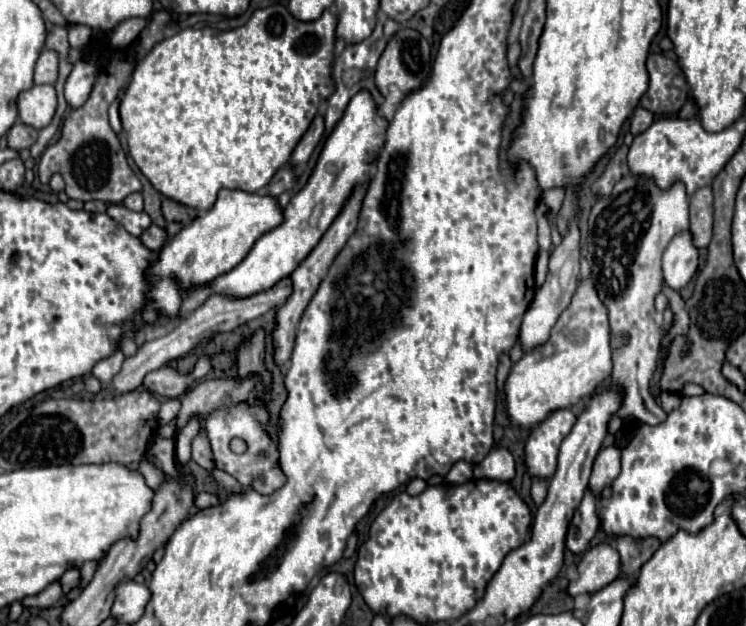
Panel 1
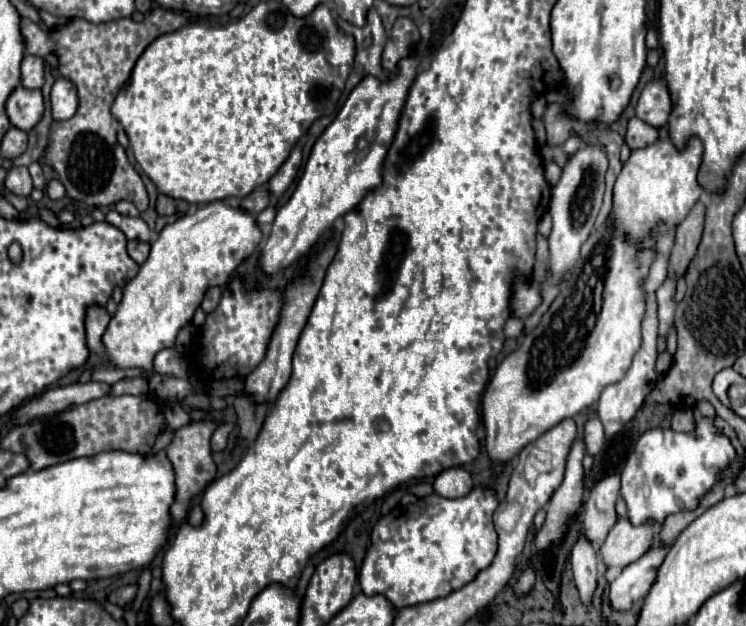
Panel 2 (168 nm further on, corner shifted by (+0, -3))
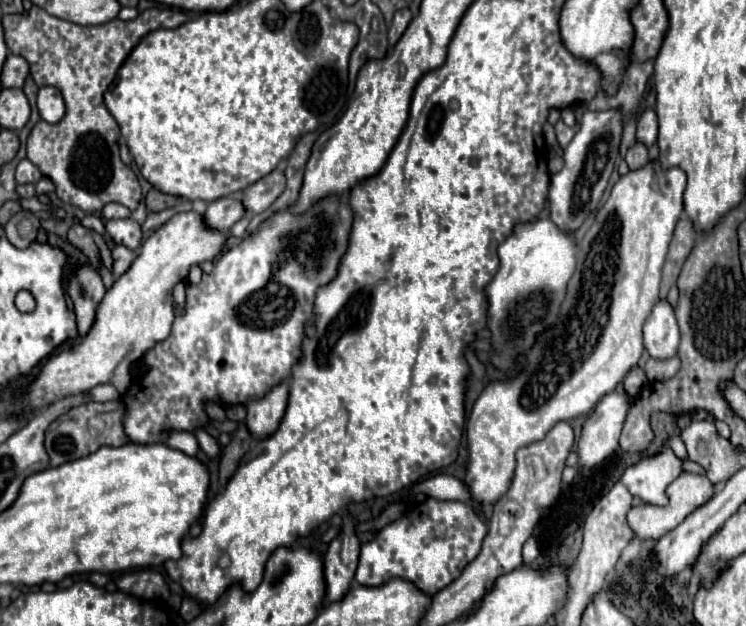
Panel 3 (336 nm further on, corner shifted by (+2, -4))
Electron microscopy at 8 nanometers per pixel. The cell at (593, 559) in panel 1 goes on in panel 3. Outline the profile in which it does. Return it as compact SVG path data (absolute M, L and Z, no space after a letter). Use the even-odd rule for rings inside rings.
M683 472L667 488L667 496L669 496L669 504L667 506L643 506L643 504L635 506L635 508L631 508L627 512L627 524L635 532L637 540L641 540L641 542L645 542L645 540L659 540L663 534L667 534L679 522L683 522L695 508L699 508L701 504L705 504L713 496L713 492L715 492L715 486L709 482L709 478Z

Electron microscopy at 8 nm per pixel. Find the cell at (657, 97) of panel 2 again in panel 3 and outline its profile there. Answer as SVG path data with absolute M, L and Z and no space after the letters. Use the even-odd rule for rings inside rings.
M647 108L637 122L637 140L645 146L651 146L657 140L657 114L653 108Z

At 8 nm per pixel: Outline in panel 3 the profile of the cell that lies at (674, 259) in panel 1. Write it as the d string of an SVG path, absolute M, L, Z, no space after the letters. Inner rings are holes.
M659 300L645 322L643 344L653 358L671 358L679 346L679 326L673 314L673 306L667 300Z

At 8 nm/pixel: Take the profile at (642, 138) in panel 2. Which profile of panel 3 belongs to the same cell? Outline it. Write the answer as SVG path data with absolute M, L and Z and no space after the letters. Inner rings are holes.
M635 142L629 150L627 150L627 156L625 156L625 162L629 164L629 168L631 170L635 170L635 168L639 168L639 166L643 166L643 164L647 164L647 160L649 160L649 154L647 154L647 146L643 144L643 142Z

